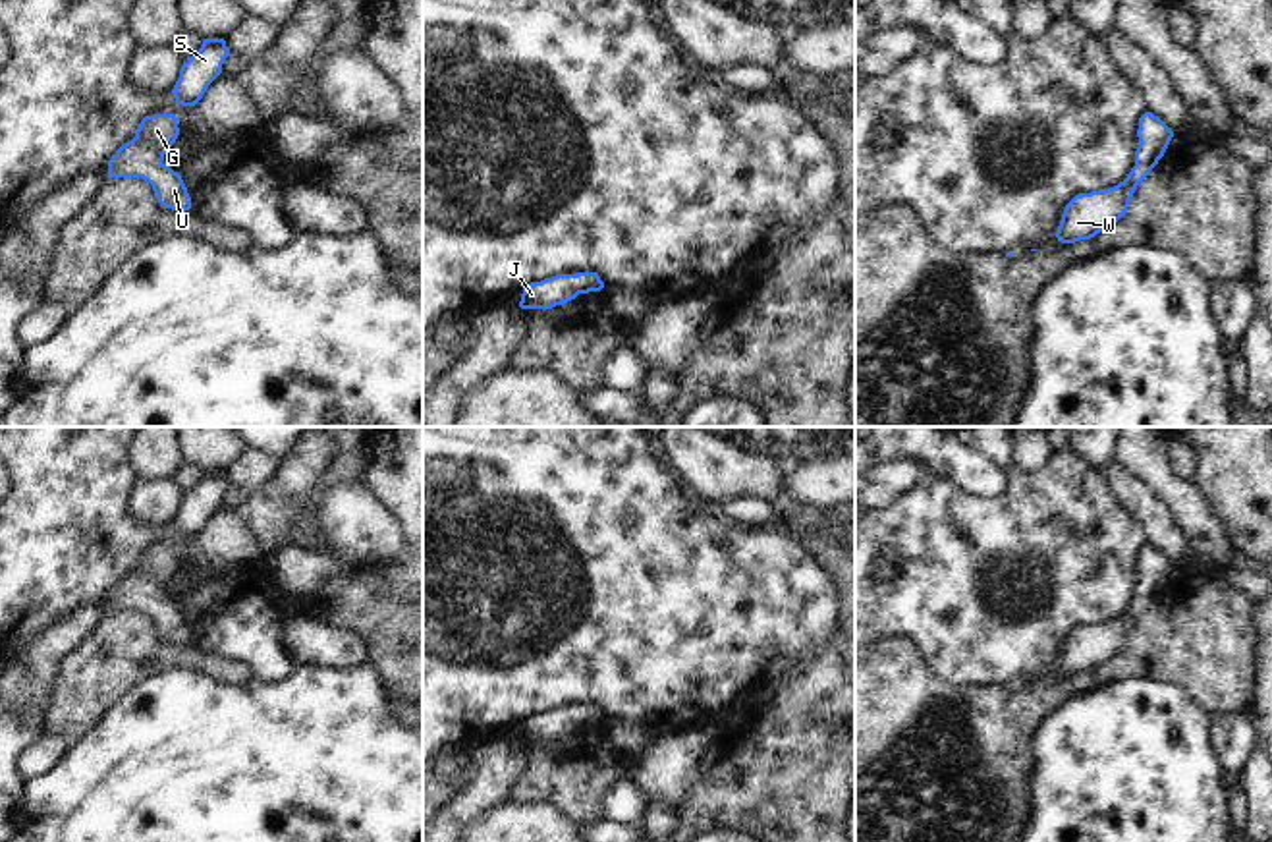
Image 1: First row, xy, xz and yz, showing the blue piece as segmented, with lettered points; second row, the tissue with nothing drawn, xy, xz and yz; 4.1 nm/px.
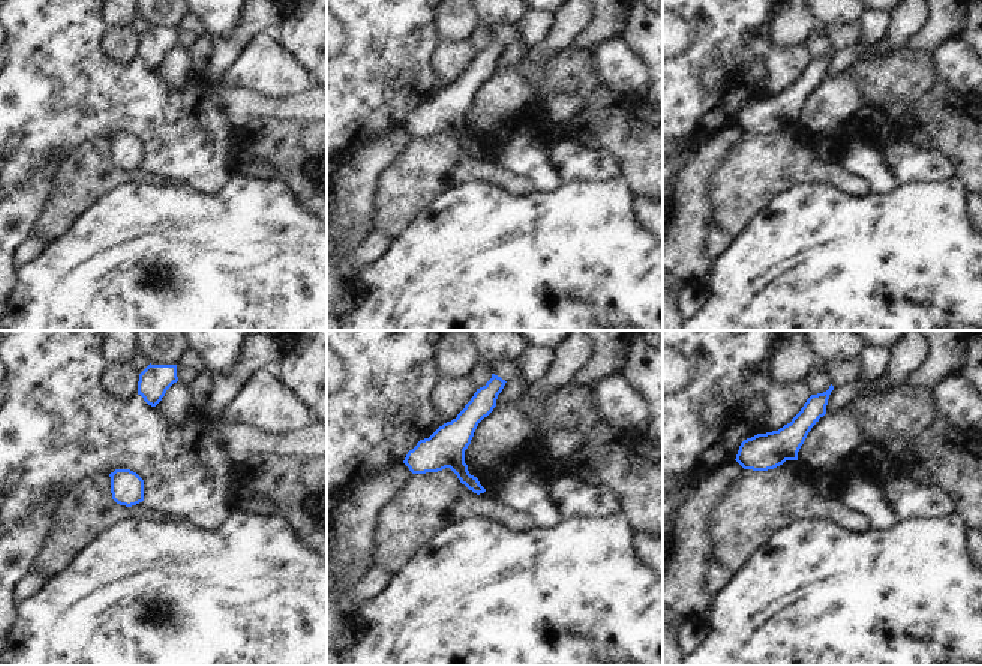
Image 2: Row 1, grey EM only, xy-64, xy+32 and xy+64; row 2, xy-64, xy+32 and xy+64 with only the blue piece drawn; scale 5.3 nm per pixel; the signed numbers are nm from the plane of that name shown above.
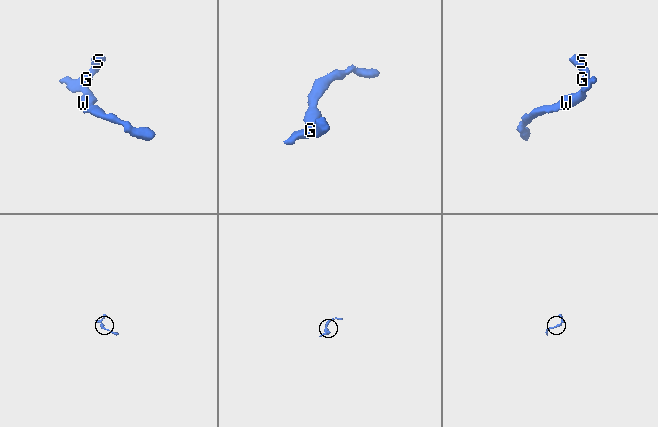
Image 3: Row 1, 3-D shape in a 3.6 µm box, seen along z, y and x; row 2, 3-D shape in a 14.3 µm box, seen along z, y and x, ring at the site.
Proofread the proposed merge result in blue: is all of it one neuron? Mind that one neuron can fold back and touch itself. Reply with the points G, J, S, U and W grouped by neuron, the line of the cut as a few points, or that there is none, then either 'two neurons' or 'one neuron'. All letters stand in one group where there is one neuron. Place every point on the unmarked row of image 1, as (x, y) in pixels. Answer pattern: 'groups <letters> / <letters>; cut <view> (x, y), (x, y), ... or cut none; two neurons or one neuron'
groups G J S U W; cut none; one neuron

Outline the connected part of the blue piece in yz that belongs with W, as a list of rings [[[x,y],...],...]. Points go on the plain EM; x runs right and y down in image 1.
[[[1152,545],[1139,550],[1139,579],[1135,599],[1123,614],[1114,620],[1075,628],[1064,641],[1056,670],[1062,676],[1091,672],[1110,662],[1129,639],[1137,618],[1164,589],[1174,564]]]

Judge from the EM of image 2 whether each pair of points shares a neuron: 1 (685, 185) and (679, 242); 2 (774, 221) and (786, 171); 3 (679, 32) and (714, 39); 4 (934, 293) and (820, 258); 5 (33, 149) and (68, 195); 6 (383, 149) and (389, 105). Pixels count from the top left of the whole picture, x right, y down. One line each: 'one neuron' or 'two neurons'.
1: one neuron
2: two neurons
3: two neurons
4: one neuron
5: two neurons
6: two neurons

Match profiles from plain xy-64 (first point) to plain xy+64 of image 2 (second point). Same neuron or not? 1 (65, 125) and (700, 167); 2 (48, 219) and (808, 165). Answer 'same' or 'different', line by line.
1: different
2: same

